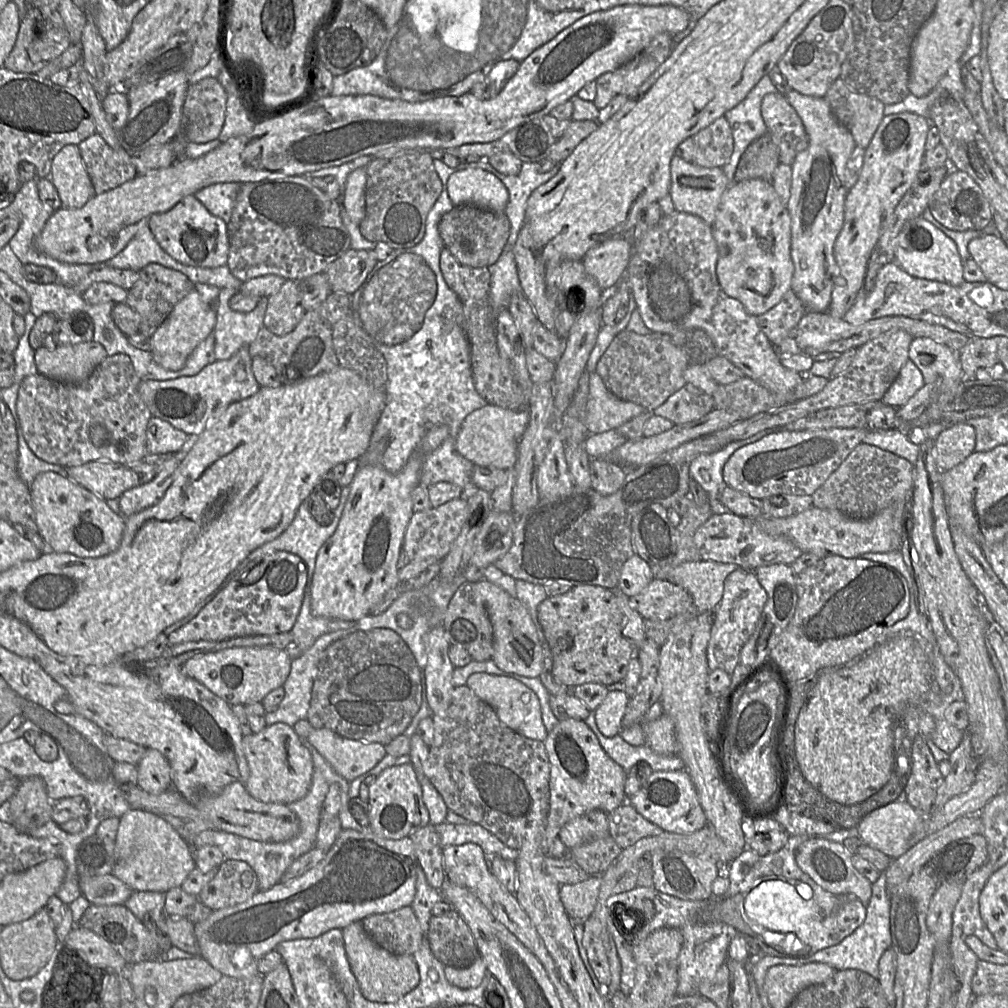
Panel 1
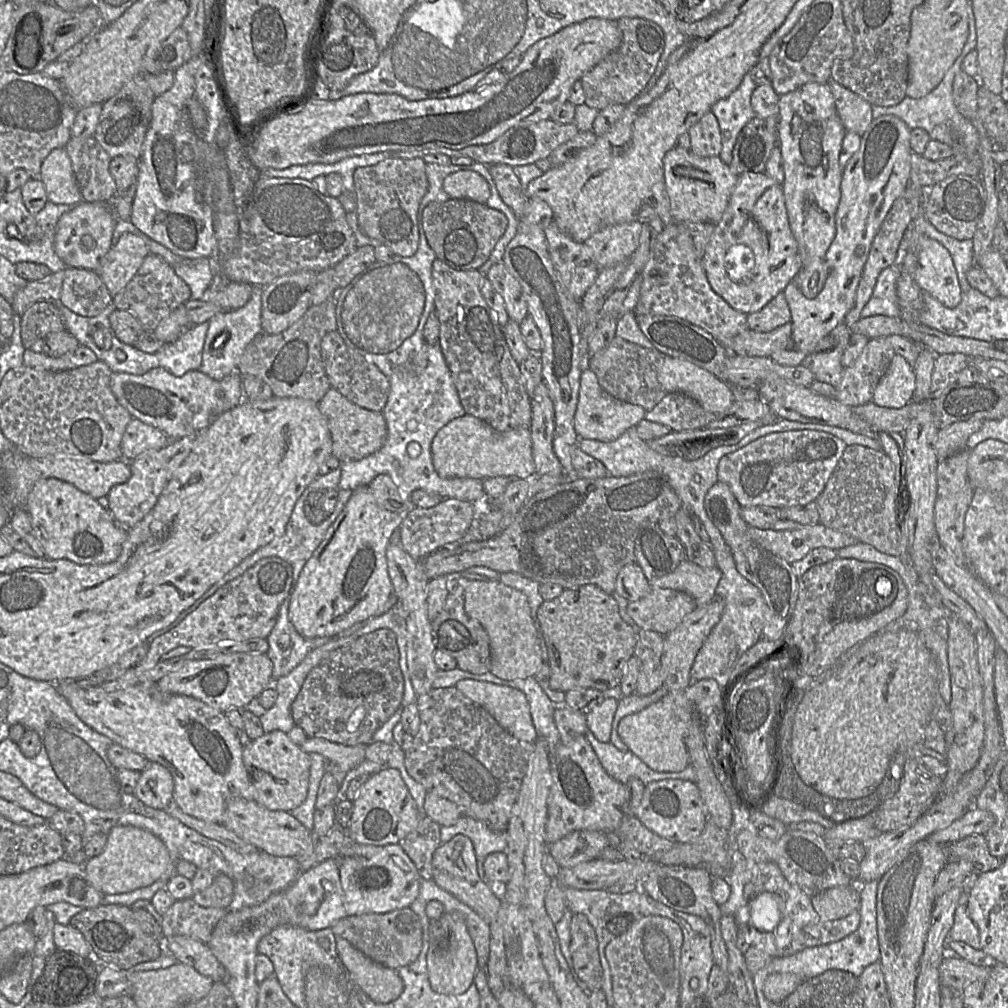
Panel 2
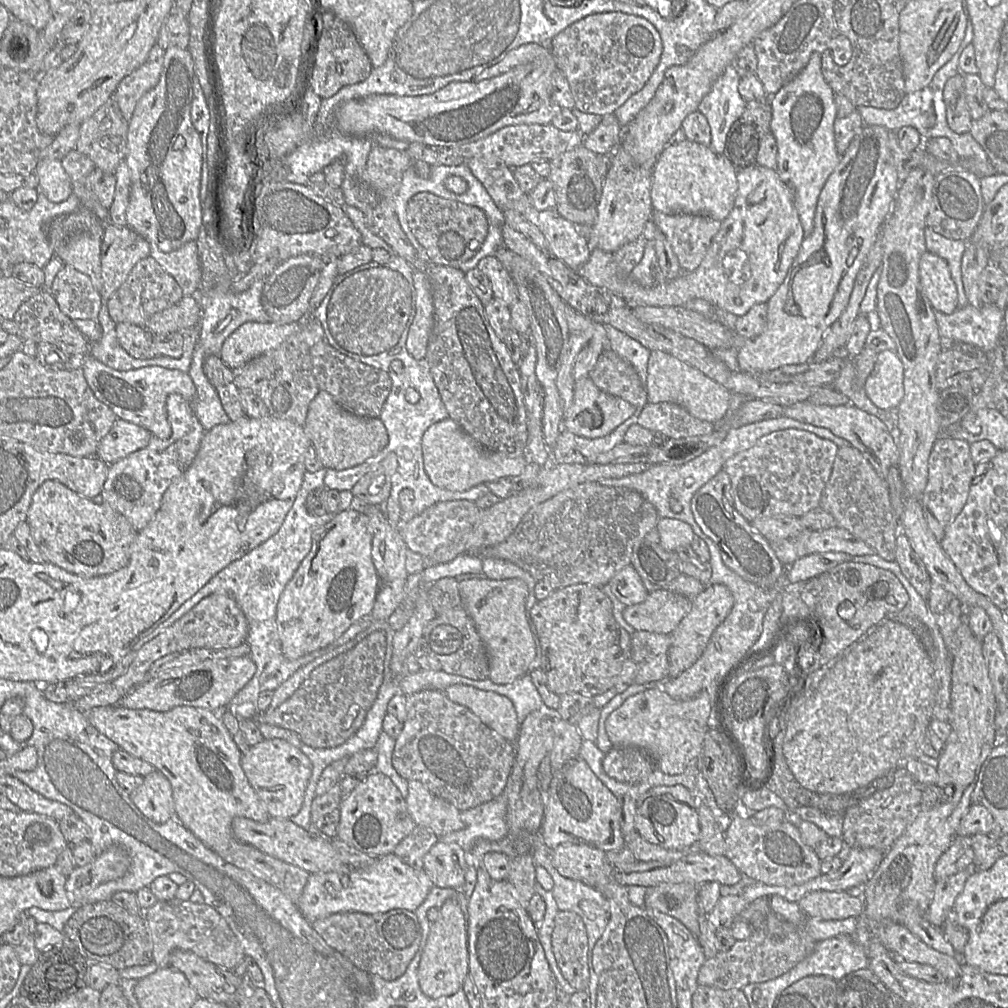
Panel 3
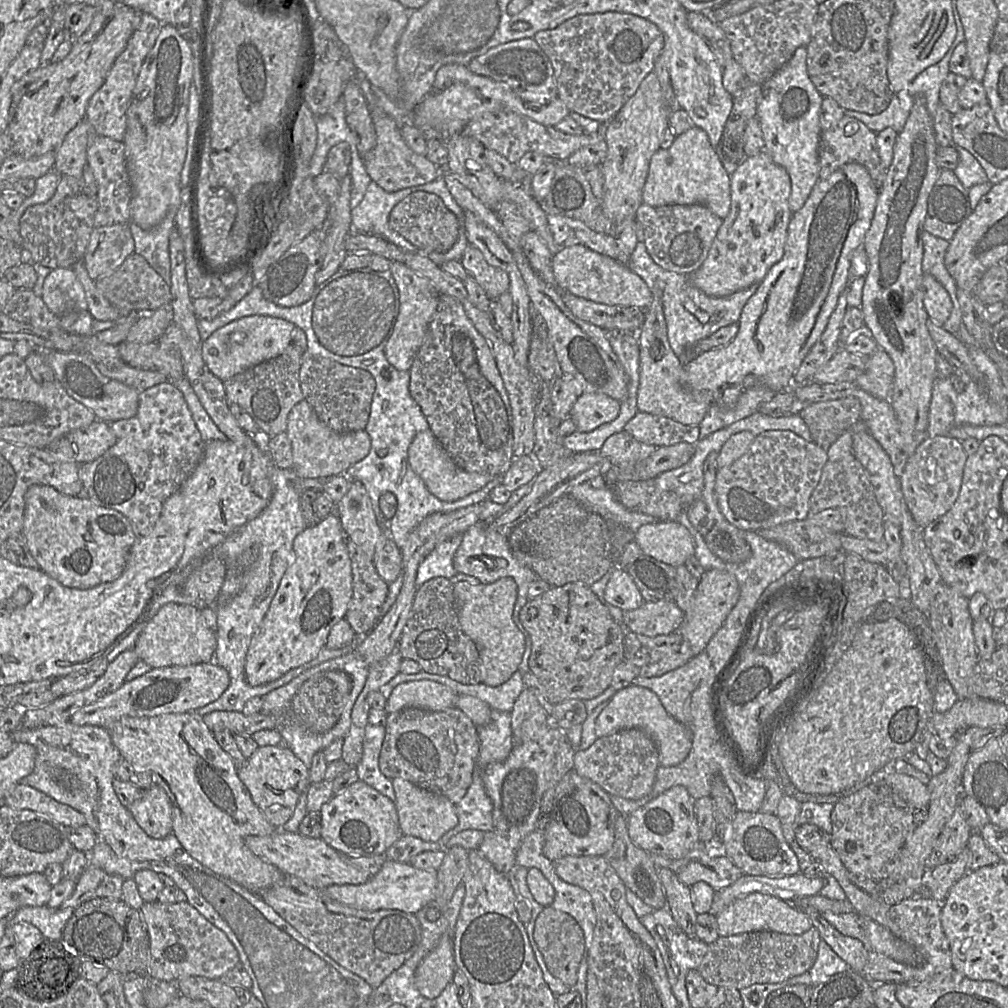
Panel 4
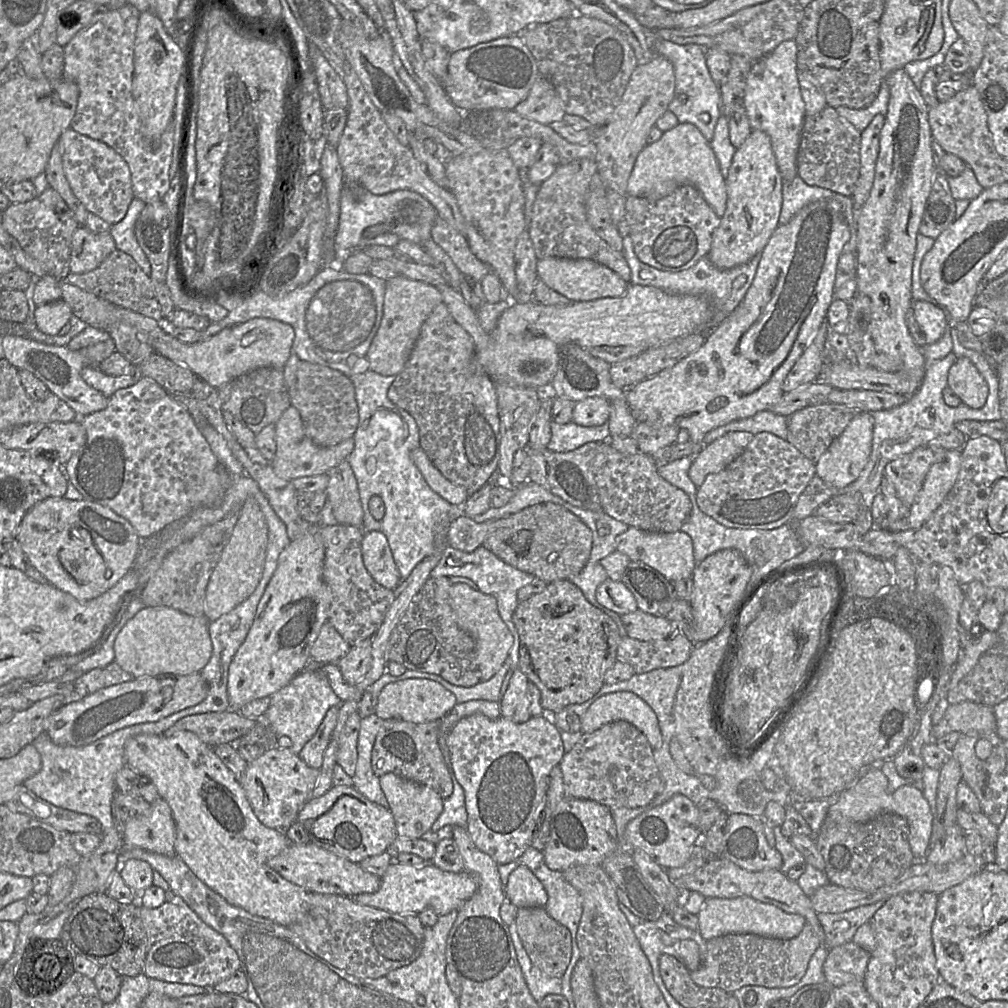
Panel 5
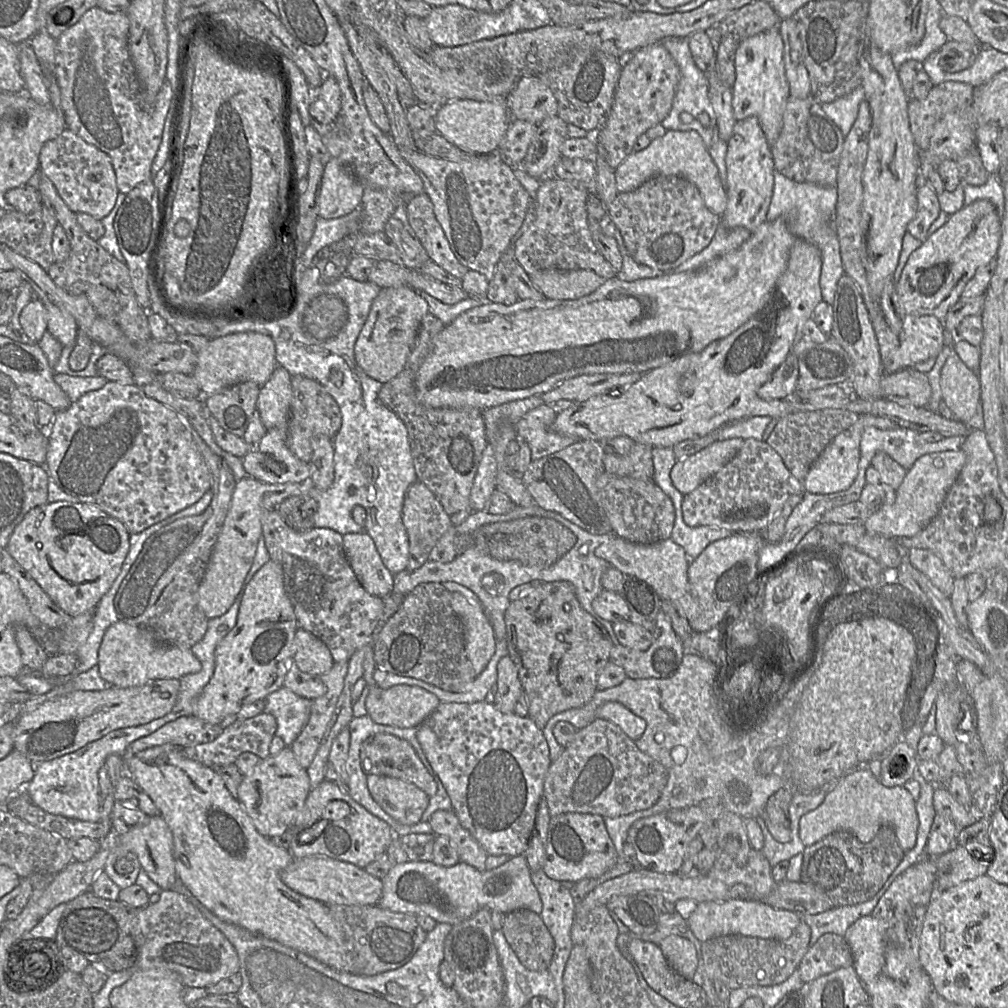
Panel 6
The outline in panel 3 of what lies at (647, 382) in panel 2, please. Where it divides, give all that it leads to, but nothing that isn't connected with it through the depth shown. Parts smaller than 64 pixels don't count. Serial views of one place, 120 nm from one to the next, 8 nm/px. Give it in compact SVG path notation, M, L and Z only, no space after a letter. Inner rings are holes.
M610 348L603 351L589 376L601 391L619 397L636 408L648 404L645 385L634 367Z

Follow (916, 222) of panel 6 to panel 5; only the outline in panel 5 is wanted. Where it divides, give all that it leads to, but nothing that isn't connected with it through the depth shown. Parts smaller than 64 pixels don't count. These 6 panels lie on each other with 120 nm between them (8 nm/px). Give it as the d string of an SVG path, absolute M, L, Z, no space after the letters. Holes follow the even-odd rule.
M943 172L937 173L927 198L919 233L935 239L956 218L956 200L951 194L948 176Z

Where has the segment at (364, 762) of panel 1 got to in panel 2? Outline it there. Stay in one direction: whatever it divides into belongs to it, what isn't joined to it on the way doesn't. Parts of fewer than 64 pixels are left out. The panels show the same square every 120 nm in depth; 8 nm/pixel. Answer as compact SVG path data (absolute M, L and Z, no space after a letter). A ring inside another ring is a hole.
M307 737L300 746L306 753L317 753L331 763L335 763L345 772L350 771L365 760L366 748L369 744L346 746L322 738Z

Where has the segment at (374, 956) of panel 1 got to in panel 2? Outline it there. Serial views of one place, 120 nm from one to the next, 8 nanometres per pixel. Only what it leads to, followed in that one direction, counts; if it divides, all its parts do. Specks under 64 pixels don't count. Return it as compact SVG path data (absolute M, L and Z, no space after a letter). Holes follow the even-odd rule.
M337 938L336 949L351 980L373 1002L386 1004L401 995L404 984L397 970L371 960L346 939Z

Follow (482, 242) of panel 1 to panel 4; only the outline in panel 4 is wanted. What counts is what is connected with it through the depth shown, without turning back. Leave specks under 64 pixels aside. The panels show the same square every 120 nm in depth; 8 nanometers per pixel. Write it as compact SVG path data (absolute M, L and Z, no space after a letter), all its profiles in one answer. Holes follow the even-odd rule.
M416 191L392 209L388 225L422 252L445 252L456 243L462 229L462 219L450 211L439 196Z

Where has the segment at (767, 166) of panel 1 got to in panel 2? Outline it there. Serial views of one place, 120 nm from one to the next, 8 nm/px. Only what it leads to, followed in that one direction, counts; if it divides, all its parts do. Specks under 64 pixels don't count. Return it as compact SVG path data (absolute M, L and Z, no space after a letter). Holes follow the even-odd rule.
M754 116L737 136L730 171L737 177L748 172L765 172L766 163L777 144L777 120Z

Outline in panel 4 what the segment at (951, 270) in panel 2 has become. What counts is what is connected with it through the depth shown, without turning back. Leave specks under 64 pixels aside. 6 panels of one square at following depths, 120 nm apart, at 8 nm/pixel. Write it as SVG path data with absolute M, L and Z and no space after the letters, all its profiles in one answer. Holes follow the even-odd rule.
M930 274L923 278L923 304L929 320L942 327L949 319L953 304L944 286Z

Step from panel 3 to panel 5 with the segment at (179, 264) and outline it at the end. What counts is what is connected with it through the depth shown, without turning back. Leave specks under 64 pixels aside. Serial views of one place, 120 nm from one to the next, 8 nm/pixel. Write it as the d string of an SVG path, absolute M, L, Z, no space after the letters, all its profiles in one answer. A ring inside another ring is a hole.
M134 197L129 205L127 214L118 223L111 225L109 233L113 237L116 249L130 255L140 268L147 274L150 274L150 262L140 247L135 236L135 222L144 209L146 203Z

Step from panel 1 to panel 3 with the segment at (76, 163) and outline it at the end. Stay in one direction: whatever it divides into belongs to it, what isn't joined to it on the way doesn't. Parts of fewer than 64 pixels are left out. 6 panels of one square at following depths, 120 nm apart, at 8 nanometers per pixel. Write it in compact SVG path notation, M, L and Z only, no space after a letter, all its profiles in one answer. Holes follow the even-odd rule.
M40 159L33 173L38 179L39 190L51 202L63 202L73 193L71 179L64 170L61 160Z

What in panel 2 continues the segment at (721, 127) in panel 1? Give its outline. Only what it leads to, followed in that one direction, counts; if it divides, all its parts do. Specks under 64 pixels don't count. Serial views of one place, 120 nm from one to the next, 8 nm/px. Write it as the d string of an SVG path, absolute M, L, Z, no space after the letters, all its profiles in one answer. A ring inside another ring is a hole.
M711 111L704 114L687 133L693 154L703 158L719 156L722 149L721 133L718 120Z

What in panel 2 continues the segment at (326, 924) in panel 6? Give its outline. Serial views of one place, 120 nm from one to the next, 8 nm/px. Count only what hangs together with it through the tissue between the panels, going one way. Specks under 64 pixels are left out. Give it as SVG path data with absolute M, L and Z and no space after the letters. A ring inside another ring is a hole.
M62 680L55 684L88 726L110 738L112 743L166 767L174 781L173 802L186 814L210 823L222 823L231 801L238 798L254 800L253 784L243 762L243 746L225 713L190 696L166 695L155 683L140 683L114 692L107 692L100 686L84 688L76 680Z

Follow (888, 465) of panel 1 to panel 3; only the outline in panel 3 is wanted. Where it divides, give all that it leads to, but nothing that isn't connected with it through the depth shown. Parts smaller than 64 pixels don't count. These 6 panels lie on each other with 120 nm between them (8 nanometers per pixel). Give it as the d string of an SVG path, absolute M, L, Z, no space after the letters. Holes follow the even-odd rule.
M851 445L839 448L831 475L822 492L819 507L834 517L838 527L870 545L881 558L887 561L895 559L896 537L901 532L891 505L889 487L860 450Z

